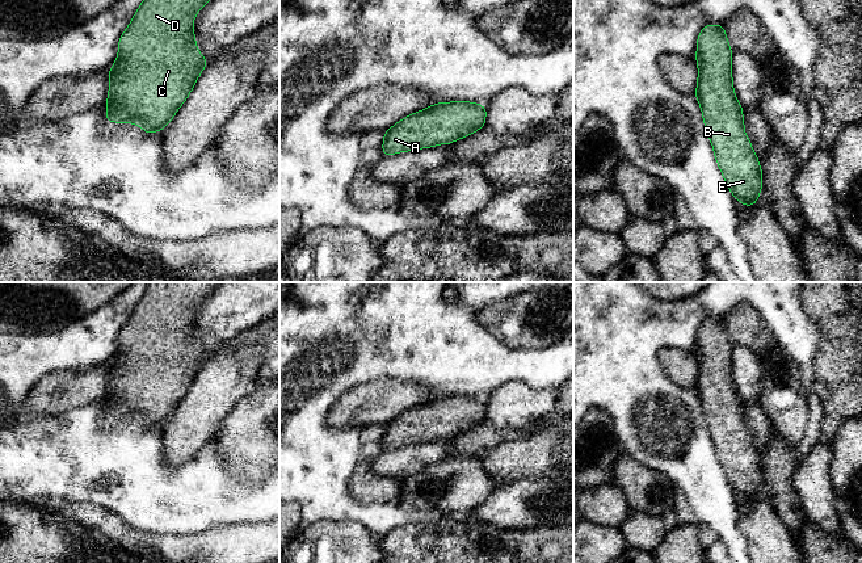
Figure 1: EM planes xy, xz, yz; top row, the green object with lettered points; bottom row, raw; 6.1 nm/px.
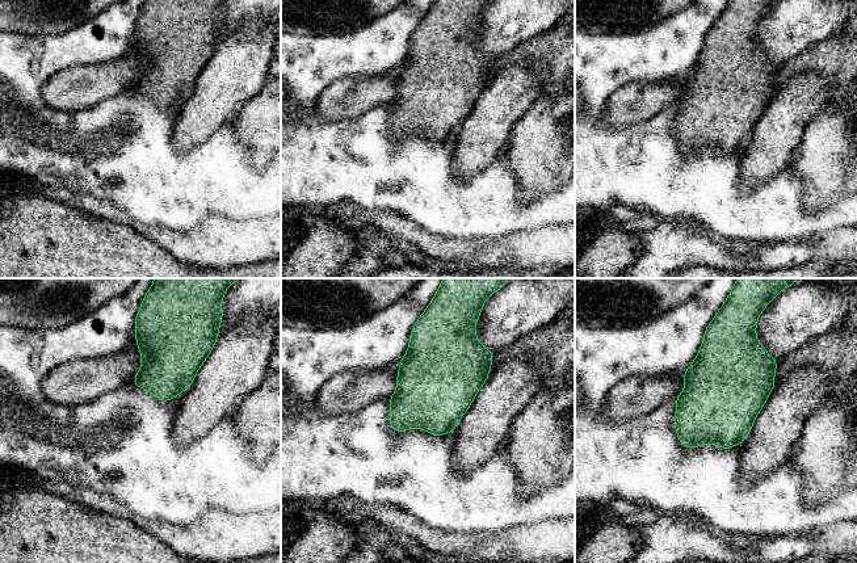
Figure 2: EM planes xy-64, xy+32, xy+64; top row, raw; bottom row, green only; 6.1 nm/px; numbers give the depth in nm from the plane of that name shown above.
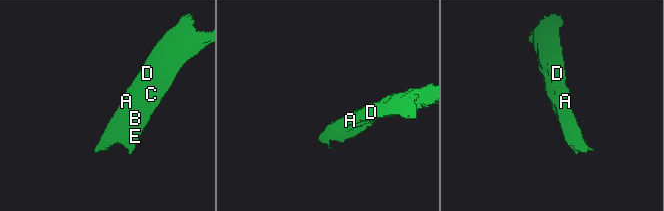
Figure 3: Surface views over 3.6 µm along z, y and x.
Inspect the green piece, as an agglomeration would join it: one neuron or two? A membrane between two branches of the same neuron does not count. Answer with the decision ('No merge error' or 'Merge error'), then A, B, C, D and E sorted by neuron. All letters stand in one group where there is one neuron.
No merge error. Groups: A B C D E

